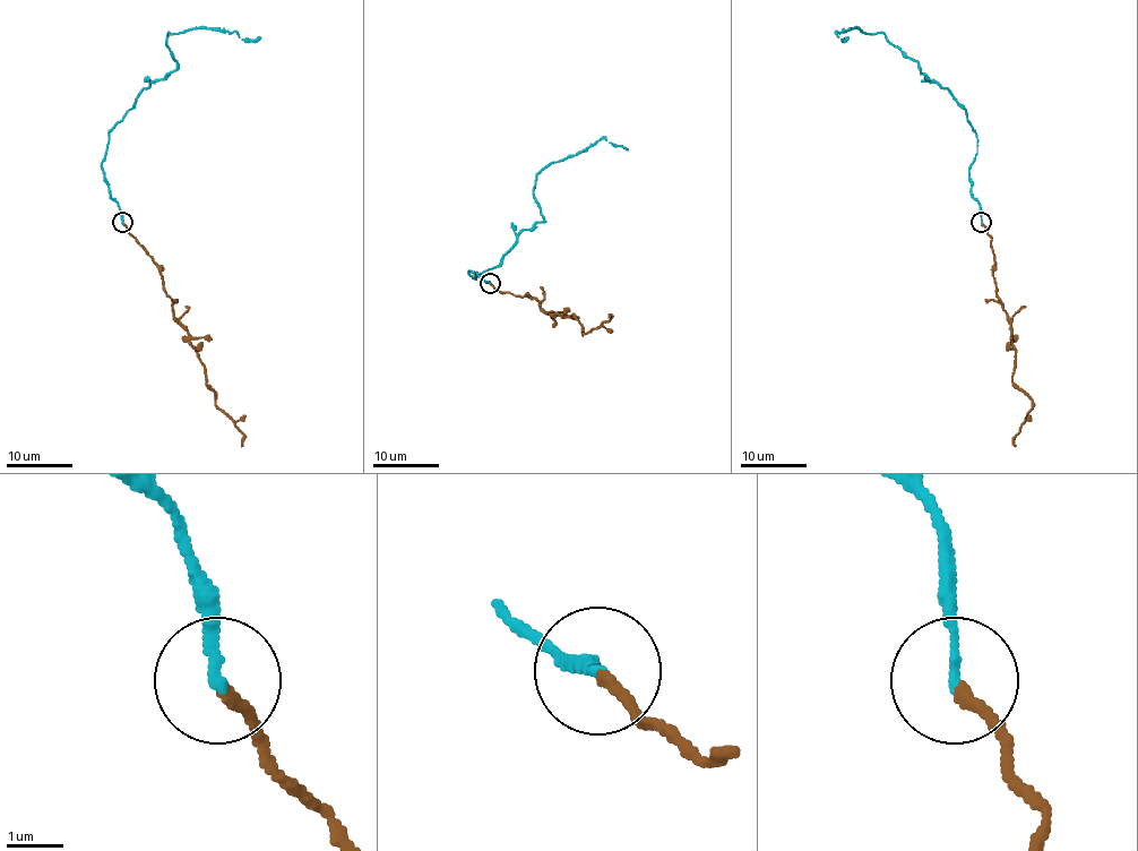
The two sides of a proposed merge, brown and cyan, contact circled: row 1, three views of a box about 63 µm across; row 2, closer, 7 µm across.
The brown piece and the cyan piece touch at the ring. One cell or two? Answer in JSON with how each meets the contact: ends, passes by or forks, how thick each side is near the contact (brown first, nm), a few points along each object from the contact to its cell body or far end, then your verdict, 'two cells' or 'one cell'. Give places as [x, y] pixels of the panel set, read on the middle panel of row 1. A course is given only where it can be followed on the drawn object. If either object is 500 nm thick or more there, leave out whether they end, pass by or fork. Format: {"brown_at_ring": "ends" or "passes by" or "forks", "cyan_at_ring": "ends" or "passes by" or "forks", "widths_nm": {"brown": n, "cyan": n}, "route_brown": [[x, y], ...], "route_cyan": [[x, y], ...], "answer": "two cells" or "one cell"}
{"brown_at_ring": "ends", "cyan_at_ring": "ends", "widths_nm": {"brown": 220, "cyan": 180}, "route_brown": [[490, 283], [503, 293], [534, 298], [541, 308], [565, 316], [572, 315], [583, 333], [588, 333], [609, 316]], "route_cyan": [[490, 283], [468, 273], [494, 268], [523, 230], [543, 221], [536, 175], [602, 138], [628, 149]], "answer": "one cell"}

